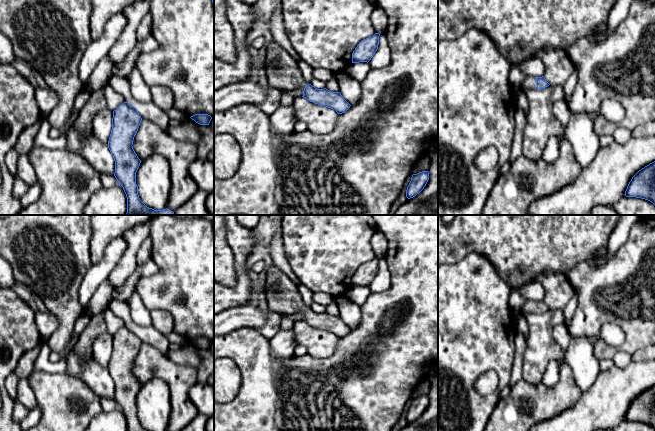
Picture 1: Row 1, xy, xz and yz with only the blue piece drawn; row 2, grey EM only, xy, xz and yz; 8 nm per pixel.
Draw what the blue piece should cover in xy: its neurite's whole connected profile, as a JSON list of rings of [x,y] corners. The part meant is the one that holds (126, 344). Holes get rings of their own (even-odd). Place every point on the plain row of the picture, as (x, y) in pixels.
[[[127,326],[113,335],[108,372],[115,385],[114,400],[127,421],[127,431],[147,431],[138,419],[136,396],[141,384],[132,370],[141,345],[137,333]]]

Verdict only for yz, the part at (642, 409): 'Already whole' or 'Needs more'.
Already whole

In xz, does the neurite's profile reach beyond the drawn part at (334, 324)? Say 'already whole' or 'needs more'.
needs more

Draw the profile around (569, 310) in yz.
[[[574,290],[574,296],[572,300],[567,304],[567,306],[564,308],[564,324],[567,326],[569,322],[571,321],[573,314],[576,310],[578,303],[578,293],[576,290]]]

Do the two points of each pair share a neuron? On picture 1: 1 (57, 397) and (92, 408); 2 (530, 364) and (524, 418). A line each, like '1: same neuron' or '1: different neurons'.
1: same neuron
2: different neurons

